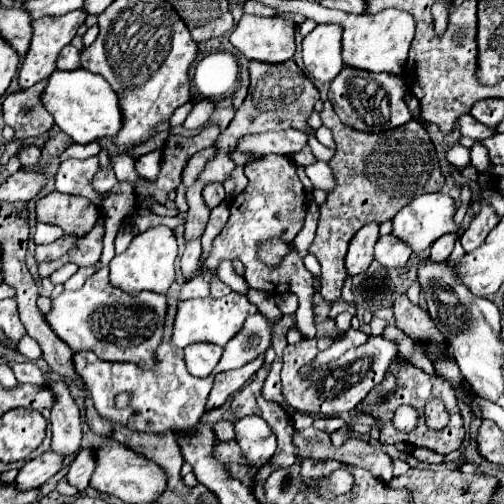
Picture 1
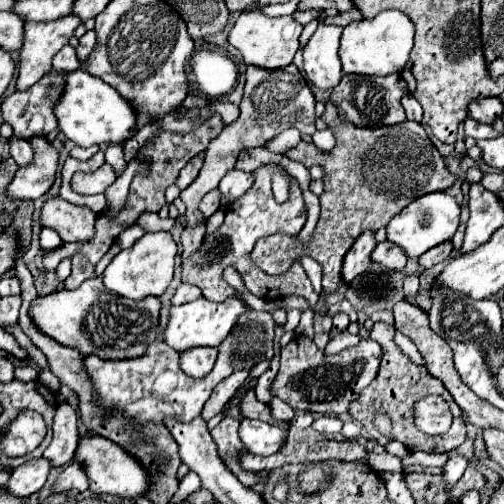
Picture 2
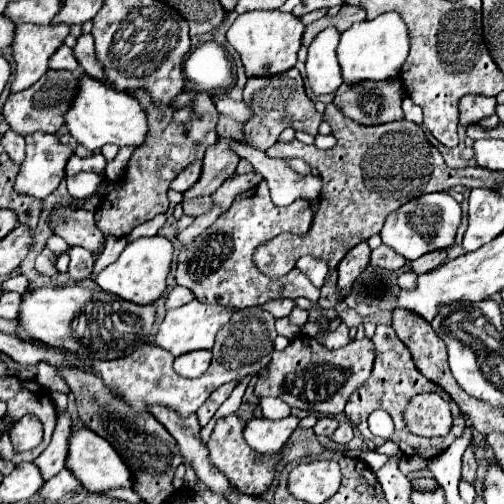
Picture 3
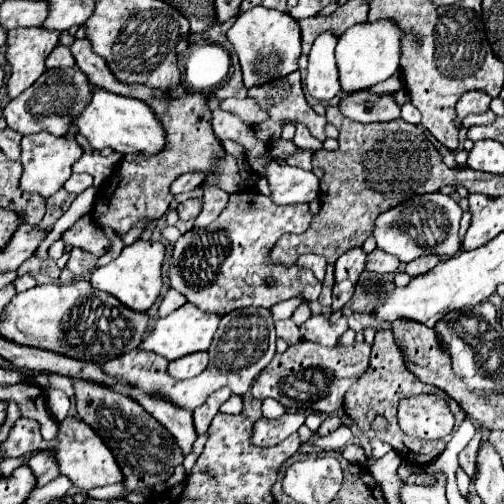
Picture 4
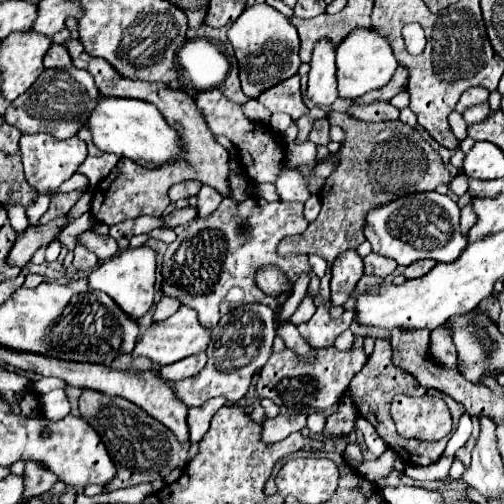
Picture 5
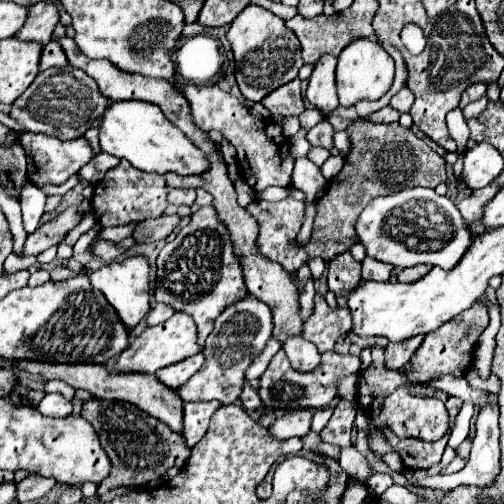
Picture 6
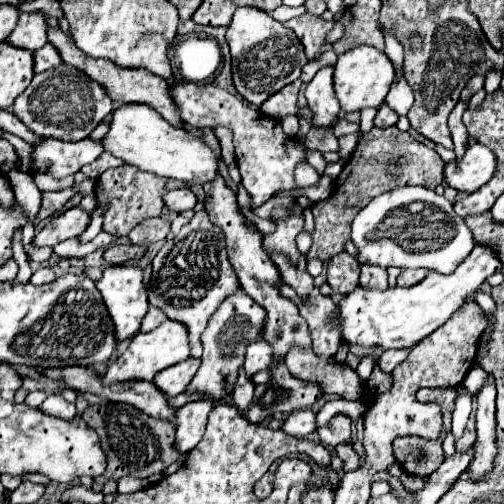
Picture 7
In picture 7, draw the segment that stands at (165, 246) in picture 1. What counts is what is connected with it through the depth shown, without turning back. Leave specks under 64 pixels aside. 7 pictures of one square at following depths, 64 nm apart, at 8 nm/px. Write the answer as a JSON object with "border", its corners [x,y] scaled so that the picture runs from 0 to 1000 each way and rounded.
{"border":[[[210,528],[202,540],[202,552],[190,560],[190,571],[198,575],[206,603],[214,607],[214,619],[230,647],[230,671],[246,675],[266,667],[278,655],[278,639],[294,619],[294,575],[286,567],[286,536],[278,528]]]}

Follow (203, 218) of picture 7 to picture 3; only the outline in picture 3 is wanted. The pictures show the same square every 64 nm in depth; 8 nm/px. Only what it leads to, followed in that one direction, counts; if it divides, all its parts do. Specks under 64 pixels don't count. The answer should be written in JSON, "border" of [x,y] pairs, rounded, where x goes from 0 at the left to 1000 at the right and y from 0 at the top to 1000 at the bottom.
{"border":[[[516,357],[508,373],[472,389],[460,409],[381,484],[381,508],[353,508],[349,560],[377,571],[397,599],[421,599],[460,611],[516,607],[544,591],[591,591],[603,587],[619,599],[635,591],[635,575],[615,563],[607,544],[581,532],[560,552],[528,552],[500,520],[500,500],[524,476],[552,468],[560,456],[579,464],[603,464],[619,444],[619,417],[611,397],[591,393],[575,409],[544,409],[528,357]]]}

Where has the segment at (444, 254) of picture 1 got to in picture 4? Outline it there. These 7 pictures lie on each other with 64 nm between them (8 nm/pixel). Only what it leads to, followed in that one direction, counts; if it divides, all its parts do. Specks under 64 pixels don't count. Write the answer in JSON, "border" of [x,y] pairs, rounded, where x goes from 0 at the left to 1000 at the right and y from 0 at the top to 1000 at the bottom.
{"border":[[[833,508],[829,516],[810,520],[806,540],[810,540],[813,548],[833,548],[833,544],[853,540],[869,520],[873,520],[873,508]]]}

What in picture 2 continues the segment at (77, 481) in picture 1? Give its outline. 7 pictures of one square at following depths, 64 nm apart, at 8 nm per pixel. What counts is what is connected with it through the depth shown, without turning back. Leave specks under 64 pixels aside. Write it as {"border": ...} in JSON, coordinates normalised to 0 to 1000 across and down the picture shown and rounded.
{"border":[[[143,917],[111,948],[103,976],[127,976],[127,972],[155,972],[155,976],[175,972],[175,944],[171,944],[167,925],[159,917]]]}

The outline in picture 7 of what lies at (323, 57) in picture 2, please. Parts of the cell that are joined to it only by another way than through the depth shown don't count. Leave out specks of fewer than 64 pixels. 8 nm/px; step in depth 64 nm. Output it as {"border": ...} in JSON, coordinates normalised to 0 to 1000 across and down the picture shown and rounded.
{"border":[[[663,131],[635,135],[607,171],[607,198],[623,230],[623,250],[659,250],[675,222],[675,206],[659,175],[659,143]]]}

